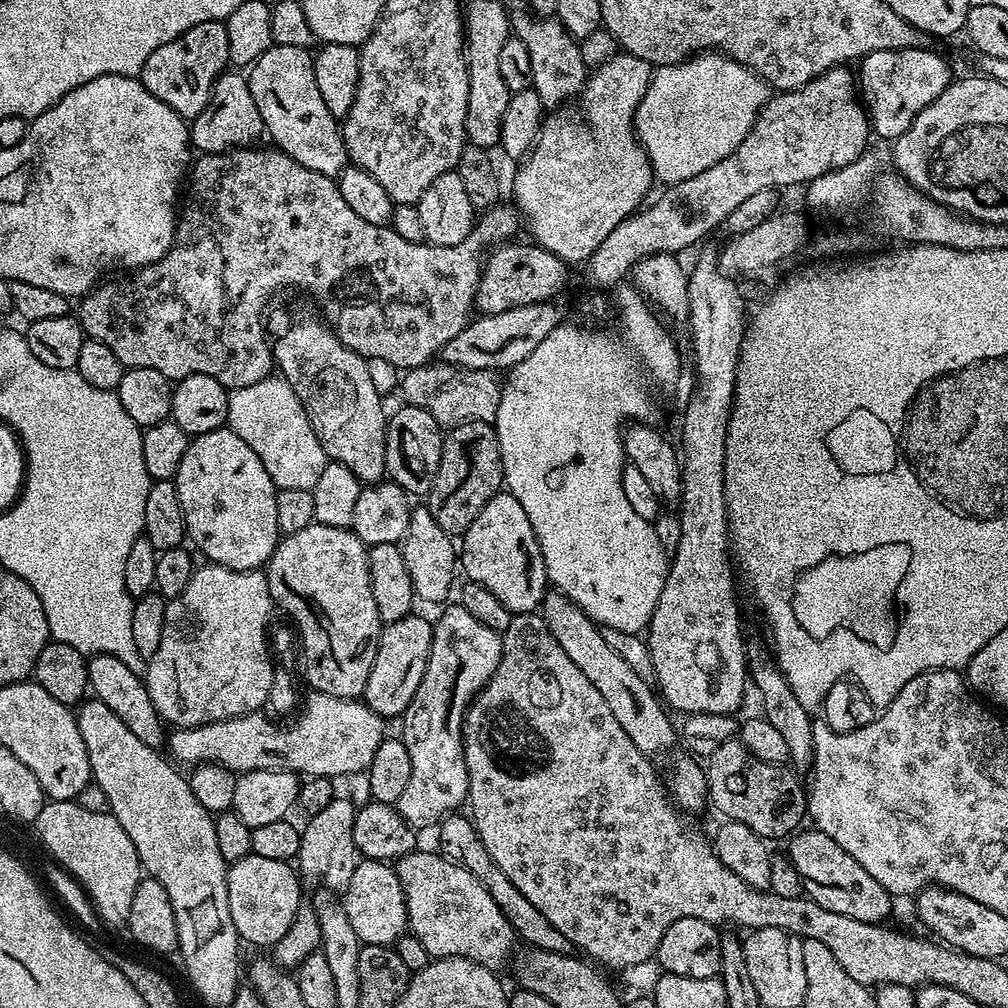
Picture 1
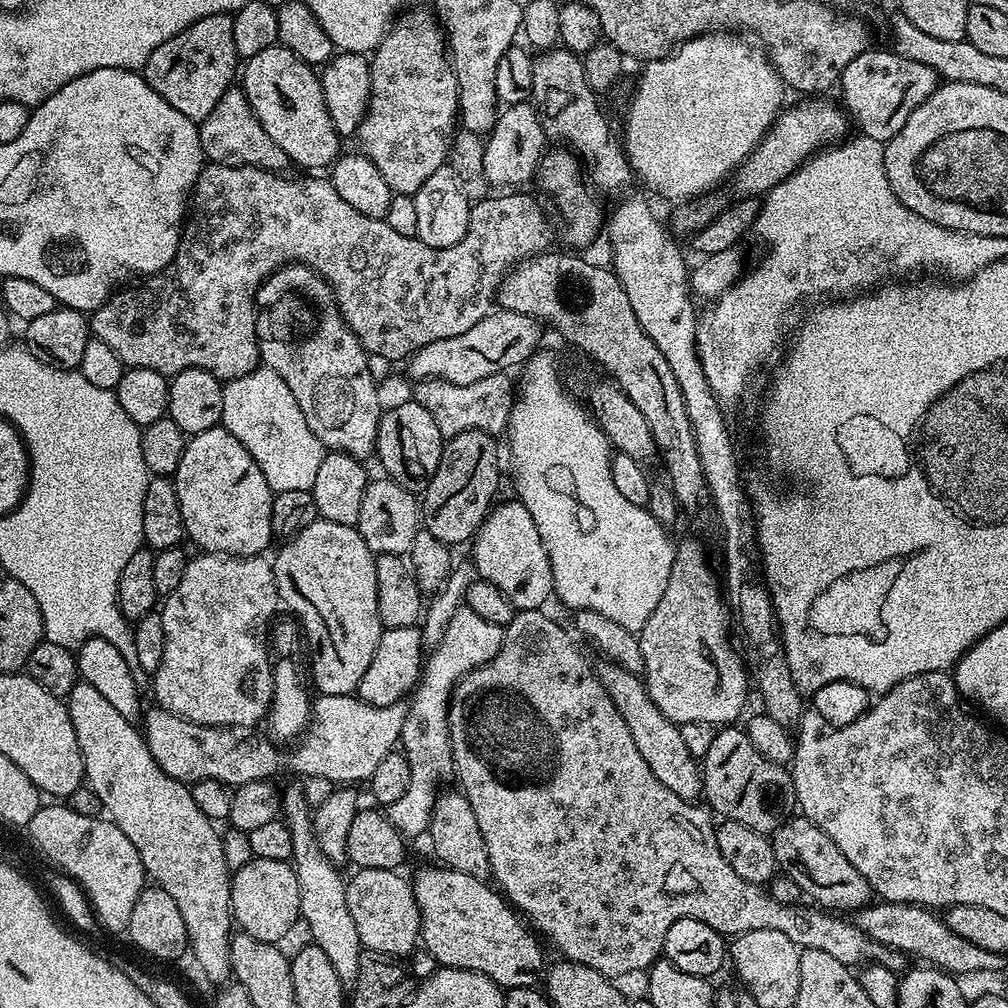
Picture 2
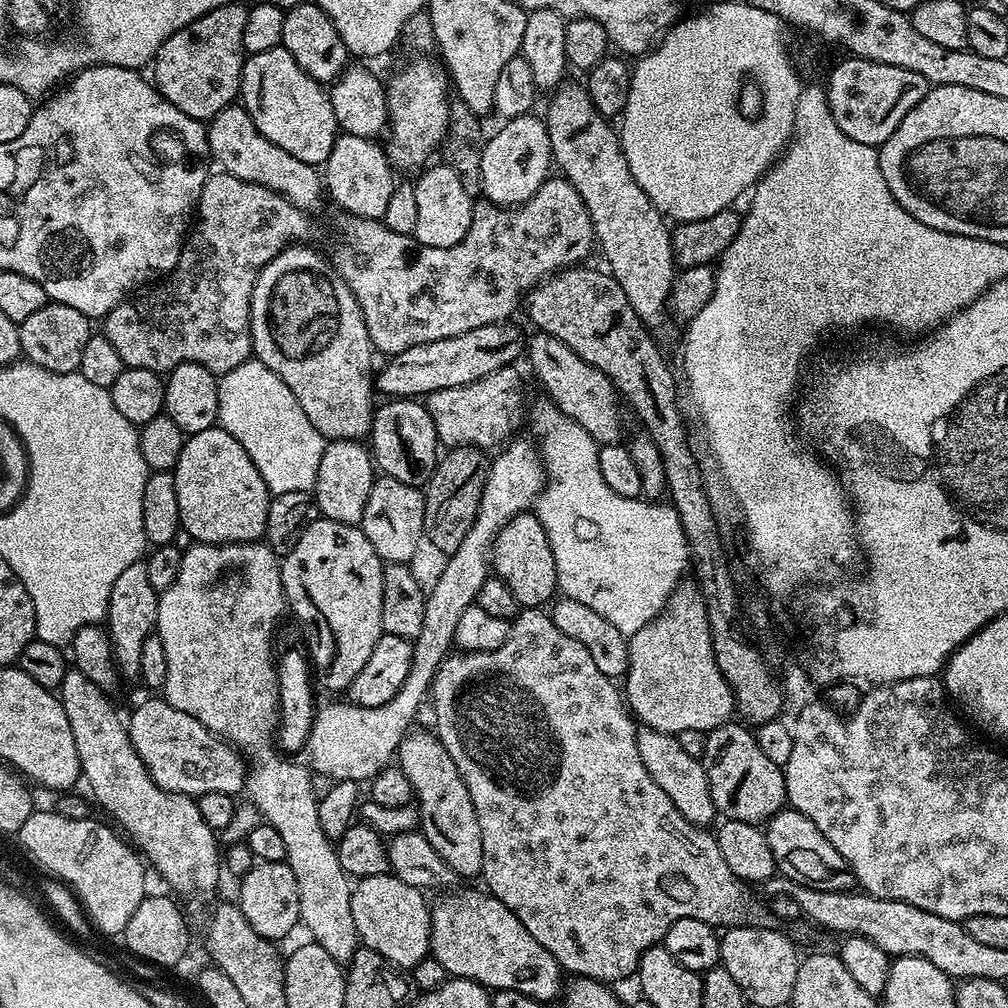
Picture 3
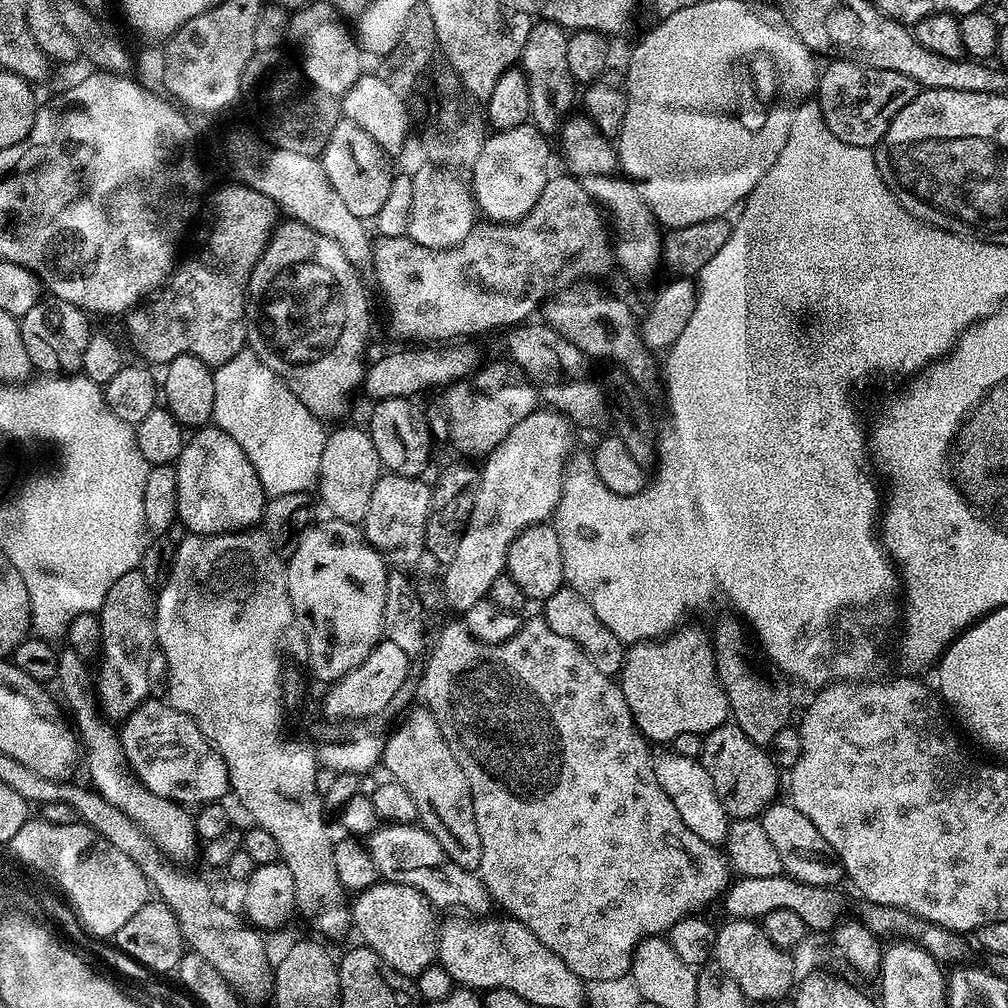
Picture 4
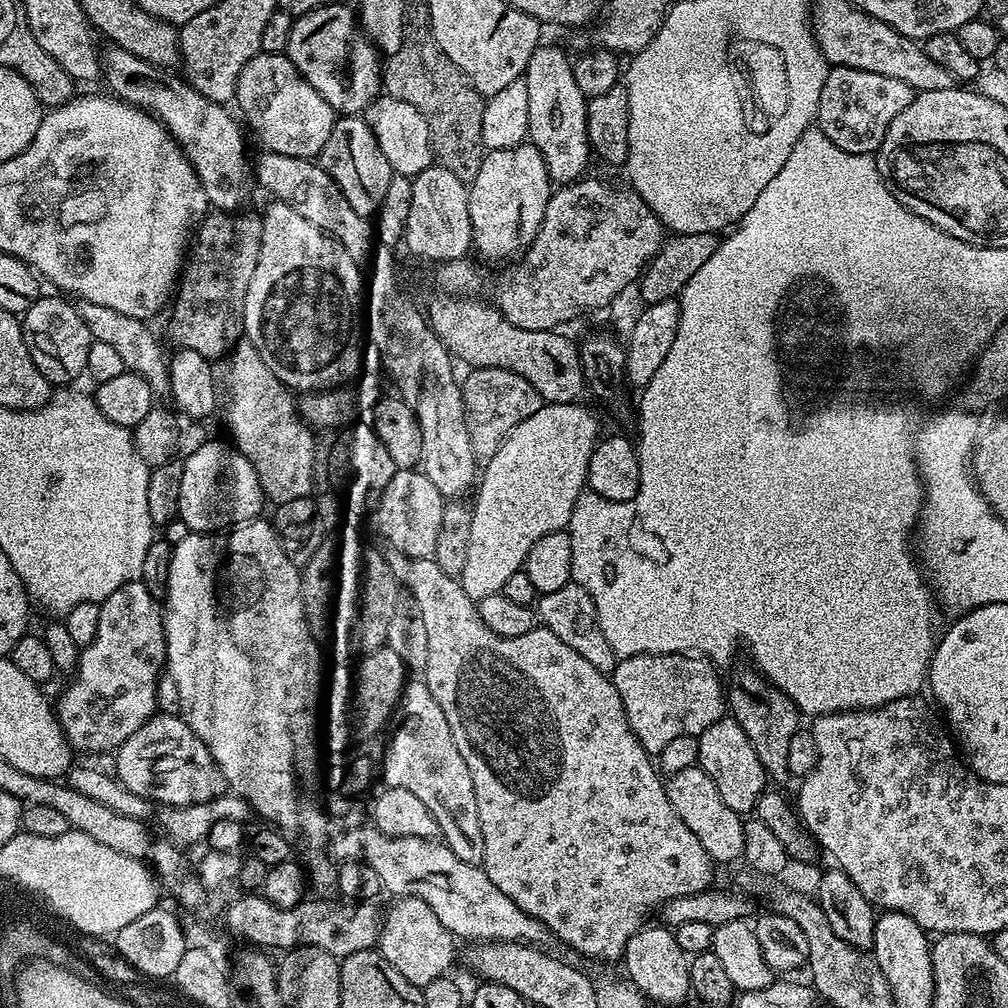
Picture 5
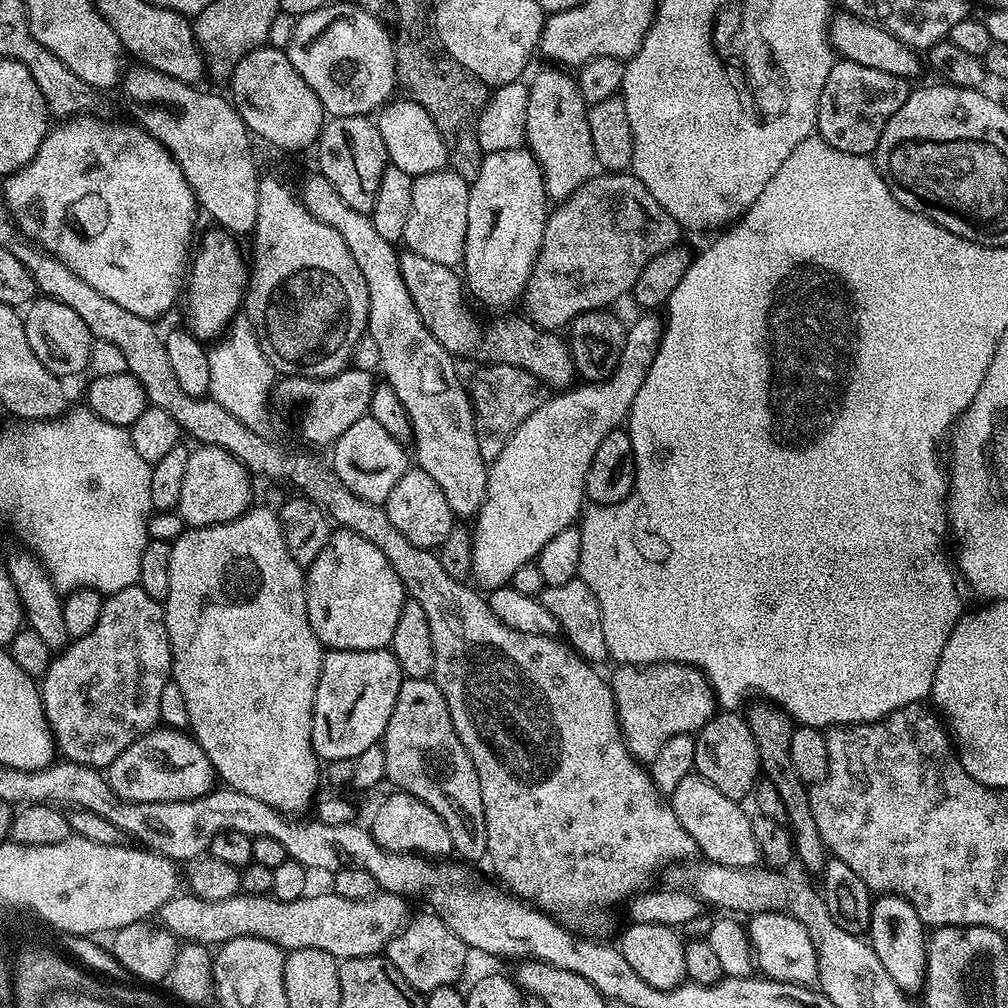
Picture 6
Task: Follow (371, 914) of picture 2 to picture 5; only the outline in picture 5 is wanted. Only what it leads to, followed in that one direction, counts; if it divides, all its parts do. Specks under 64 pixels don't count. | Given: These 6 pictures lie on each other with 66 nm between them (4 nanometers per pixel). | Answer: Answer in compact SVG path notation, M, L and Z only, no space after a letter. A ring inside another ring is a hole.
M402 896L391 901L388 912L383 913L378 951L414 986L423 990L434 978L449 975L448 967L456 956L456 944L451 932L438 922L438 914L430 910L430 906L417 896Z

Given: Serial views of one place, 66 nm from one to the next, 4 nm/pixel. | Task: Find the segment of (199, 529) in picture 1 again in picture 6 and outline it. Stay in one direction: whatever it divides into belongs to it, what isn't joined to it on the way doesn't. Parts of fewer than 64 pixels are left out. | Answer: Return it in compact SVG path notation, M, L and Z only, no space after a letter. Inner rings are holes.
M209 444L193 447L188 453L178 513L188 528L229 524L243 516L253 503L252 483L253 477L244 464L238 458L234 458L234 454Z

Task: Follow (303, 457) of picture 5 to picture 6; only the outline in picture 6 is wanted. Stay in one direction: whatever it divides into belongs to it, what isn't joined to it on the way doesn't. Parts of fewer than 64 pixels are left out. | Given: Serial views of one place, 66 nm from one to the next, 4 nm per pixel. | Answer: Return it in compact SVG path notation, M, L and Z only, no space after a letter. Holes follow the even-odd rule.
M237 315L222 339L208 348L208 361L210 362L208 390L211 399L217 400L227 412L245 425L256 426L256 423L267 414L268 404L270 408L270 397L274 392L274 373L266 354L262 354L262 346L247 315Z

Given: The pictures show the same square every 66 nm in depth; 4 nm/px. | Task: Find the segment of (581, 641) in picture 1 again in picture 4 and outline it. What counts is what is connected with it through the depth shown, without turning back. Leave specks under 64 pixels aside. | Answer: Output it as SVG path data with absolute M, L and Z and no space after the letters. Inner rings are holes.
M671 750L665 752L665 756L657 755L654 760L658 786L666 790L666 798L674 802L674 810L678 810L678 818L682 818L682 822L686 822L686 826L690 826L690 830L694 830L698 838L702 838L708 844L723 845L728 838L730 817L714 790L714 782L710 782L710 774L699 759L679 756L677 752Z

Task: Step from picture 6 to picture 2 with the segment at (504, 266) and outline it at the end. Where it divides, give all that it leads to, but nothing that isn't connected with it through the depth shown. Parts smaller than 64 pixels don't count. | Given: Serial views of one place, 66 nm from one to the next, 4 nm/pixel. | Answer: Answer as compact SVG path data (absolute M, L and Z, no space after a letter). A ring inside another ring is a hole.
M531 103L510 104L501 111L496 117L496 124L492 127L491 132L487 133L486 143L484 146L484 157L486 158L486 178L489 185L496 184L516 184L512 186L524 186L528 179L537 175L540 167L540 160L544 157L546 151L546 137L540 116Z

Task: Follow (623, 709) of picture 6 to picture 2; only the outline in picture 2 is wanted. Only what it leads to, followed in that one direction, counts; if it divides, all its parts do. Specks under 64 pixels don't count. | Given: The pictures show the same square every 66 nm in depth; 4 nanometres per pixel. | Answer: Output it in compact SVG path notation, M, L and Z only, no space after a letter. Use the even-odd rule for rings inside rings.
M696 540L679 541L676 544L676 553L674 554L674 566L670 566L670 578L666 578L666 590L662 590L662 598L658 598L658 606L654 606L654 614L650 614L650 618L646 618L646 626L642 626L638 633L640 642L640 650L642 652L642 662L644 663L644 671L642 679L644 686L650 696L650 702L654 702L654 706L662 712L671 724L682 725L686 722L706 722L713 726L732 726L737 723L736 720L740 715L743 717L744 703L748 700L748 688L750 692L749 675L745 671L745 664L741 653L728 641L728 624L730 628L730 609L727 599L722 595L722 580L717 572L712 569L712 564L708 561L708 556L704 553L704 548Z

